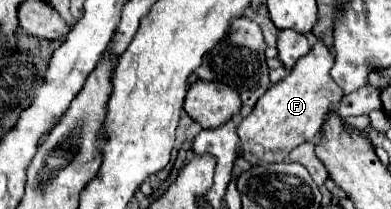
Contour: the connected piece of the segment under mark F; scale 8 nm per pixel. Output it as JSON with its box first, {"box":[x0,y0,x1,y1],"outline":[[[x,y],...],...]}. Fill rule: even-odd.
{"box":[237,40,343,164],"outline":[[[315,40],[311,52],[303,56],[303,60],[299,60],[281,82],[273,84],[263,98],[259,98],[251,114],[237,126],[243,144],[243,158],[251,164],[283,162],[293,148],[313,140],[321,132],[329,110],[343,98],[343,90],[329,76],[331,64],[331,50],[321,40]]]}

